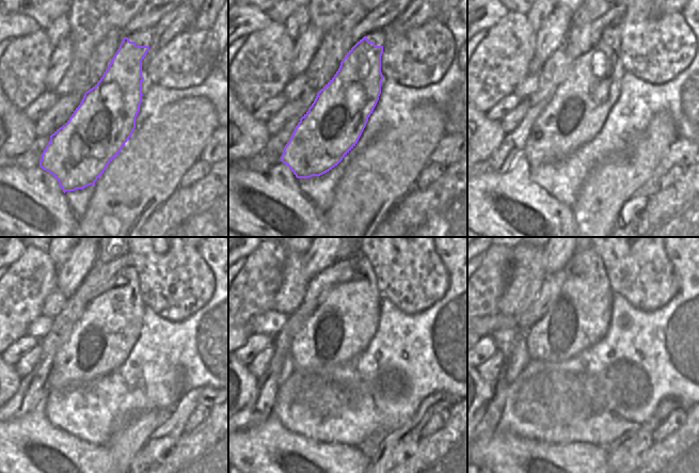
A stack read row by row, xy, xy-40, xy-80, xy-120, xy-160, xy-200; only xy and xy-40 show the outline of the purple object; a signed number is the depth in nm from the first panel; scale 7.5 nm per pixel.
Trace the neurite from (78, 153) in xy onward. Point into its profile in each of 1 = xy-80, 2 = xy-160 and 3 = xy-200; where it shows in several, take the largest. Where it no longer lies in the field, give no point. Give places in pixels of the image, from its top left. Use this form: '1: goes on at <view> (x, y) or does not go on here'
1: goes on at xy-80 (575, 113)
2: goes on at xy-160 (342, 327)
3: goes on at xy-200 (578, 315)

